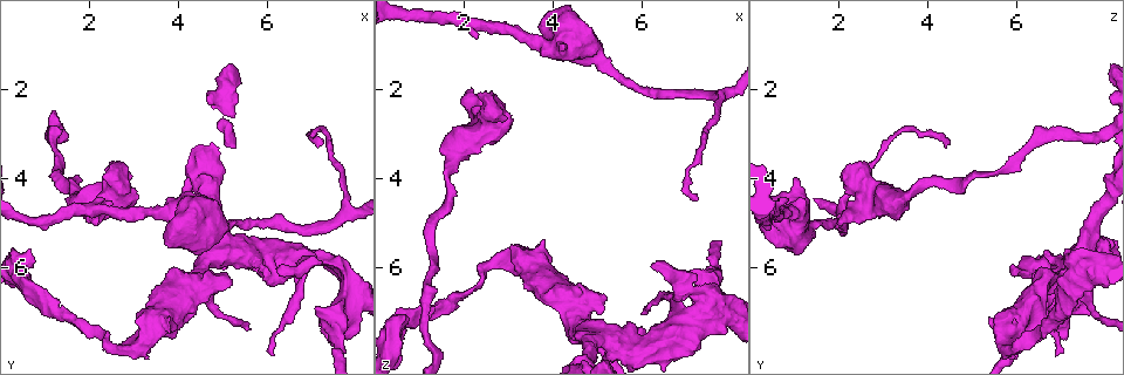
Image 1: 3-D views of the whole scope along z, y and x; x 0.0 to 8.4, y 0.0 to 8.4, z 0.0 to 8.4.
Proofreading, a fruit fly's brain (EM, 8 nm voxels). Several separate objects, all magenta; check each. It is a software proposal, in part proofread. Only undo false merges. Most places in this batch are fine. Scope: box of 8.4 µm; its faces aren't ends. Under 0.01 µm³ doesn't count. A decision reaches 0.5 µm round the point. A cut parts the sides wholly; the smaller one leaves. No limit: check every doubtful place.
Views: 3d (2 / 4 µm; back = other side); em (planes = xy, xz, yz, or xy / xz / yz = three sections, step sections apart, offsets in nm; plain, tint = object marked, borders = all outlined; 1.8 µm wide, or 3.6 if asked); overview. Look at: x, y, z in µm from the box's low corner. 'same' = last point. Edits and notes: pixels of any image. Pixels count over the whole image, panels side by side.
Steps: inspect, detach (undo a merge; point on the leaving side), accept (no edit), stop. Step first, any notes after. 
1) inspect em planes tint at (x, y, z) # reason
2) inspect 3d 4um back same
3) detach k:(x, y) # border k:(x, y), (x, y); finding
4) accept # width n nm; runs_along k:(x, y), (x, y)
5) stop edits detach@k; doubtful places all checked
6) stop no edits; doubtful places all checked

inspect em planes tint at (4.55, 6.25, 6.70) # sharp bend

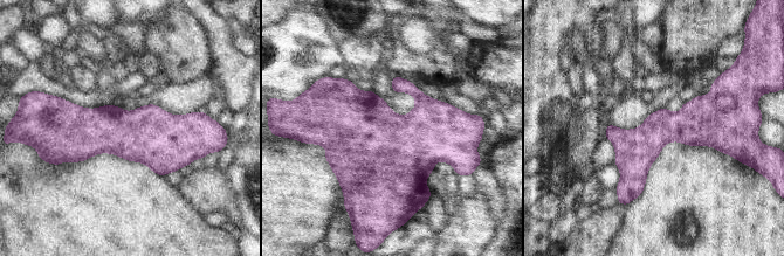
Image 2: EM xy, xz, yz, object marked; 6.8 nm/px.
accept # runs_along 2:(724, 120), (669, 126), (620, 187); one cell here

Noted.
inspect 3d 2um at (7.35, 5.85, 7.05) # sudden change in width

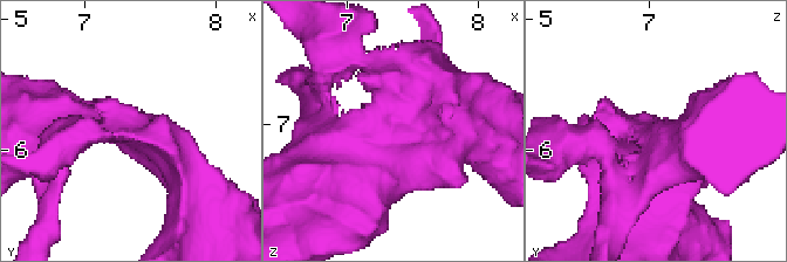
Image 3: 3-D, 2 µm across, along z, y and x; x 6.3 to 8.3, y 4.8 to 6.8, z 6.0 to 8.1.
inspect em xy step 8 tint at (7.36, 5.86, 7.04)

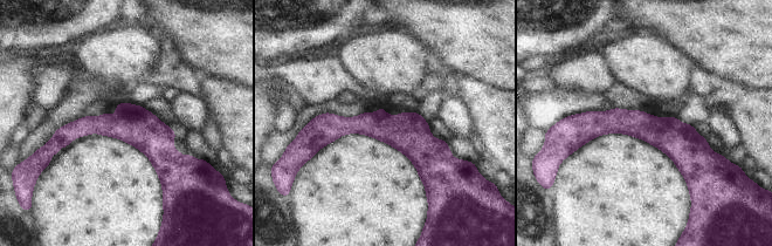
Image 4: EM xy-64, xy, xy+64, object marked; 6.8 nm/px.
inspect em planes tint same # another direction

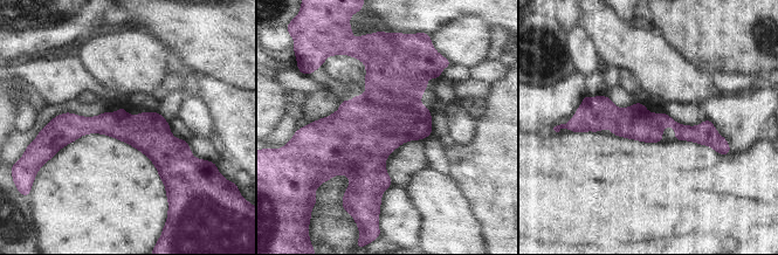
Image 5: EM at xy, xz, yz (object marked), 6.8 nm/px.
accept # width 220 nm; all the same cell

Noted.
inspect em 3.6um planes tint at (6.70, 5.70, 7.55) # thick turns thin

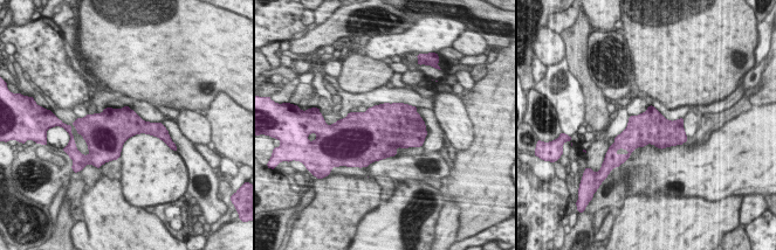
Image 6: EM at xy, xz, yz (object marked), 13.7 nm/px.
accept # all the same cell

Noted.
stop no edits; doubtful places all checked

